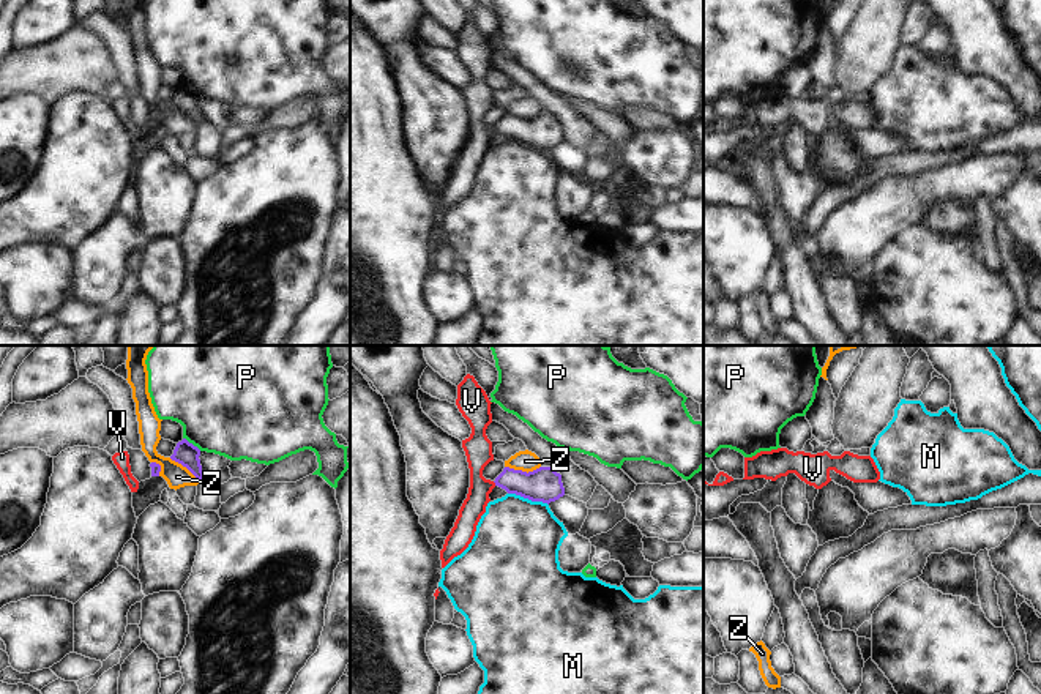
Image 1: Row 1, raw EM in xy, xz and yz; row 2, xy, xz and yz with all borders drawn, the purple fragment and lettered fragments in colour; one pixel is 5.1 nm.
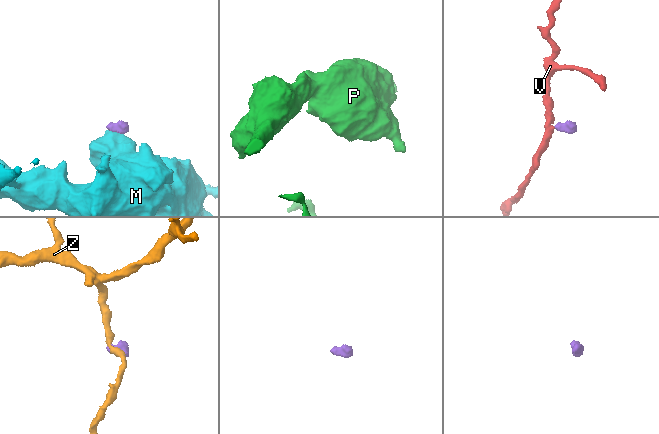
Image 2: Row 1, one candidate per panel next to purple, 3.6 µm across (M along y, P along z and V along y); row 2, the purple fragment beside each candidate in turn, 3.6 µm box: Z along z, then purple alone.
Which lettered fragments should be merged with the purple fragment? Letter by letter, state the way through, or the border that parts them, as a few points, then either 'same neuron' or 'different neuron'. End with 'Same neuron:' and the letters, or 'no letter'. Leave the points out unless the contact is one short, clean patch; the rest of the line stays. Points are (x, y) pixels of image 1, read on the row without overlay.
M: border along xz (508, 139), (541, 147), (548, 152); different neuron
P: border along xy (183, 84), (201, 97); different neuron
V: runs through xz (543, 131), (494, 128), (478, 122), (478, 95); same neuron
Z: border along xz (505, 112), (527, 119), (540, 114); different neuron
Same neuron: V

